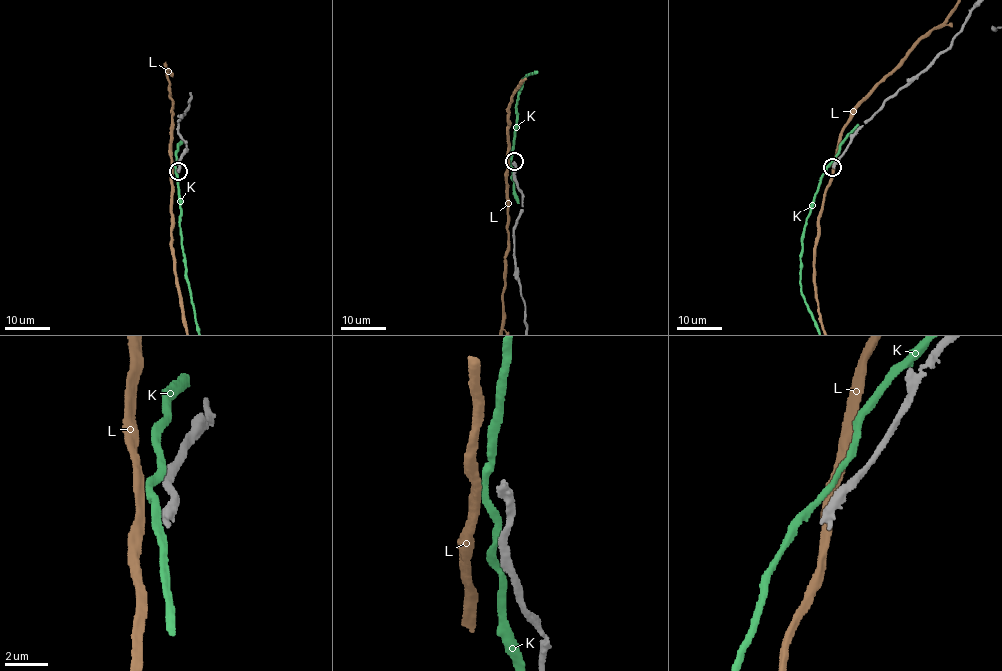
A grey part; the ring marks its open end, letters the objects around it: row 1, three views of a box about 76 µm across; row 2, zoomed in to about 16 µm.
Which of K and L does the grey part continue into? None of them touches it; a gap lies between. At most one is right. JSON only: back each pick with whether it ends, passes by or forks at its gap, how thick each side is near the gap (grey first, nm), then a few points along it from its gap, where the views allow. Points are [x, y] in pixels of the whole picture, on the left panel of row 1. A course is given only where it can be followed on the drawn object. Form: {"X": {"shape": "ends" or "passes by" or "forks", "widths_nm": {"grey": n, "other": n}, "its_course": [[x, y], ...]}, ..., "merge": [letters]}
{"merge": []}

